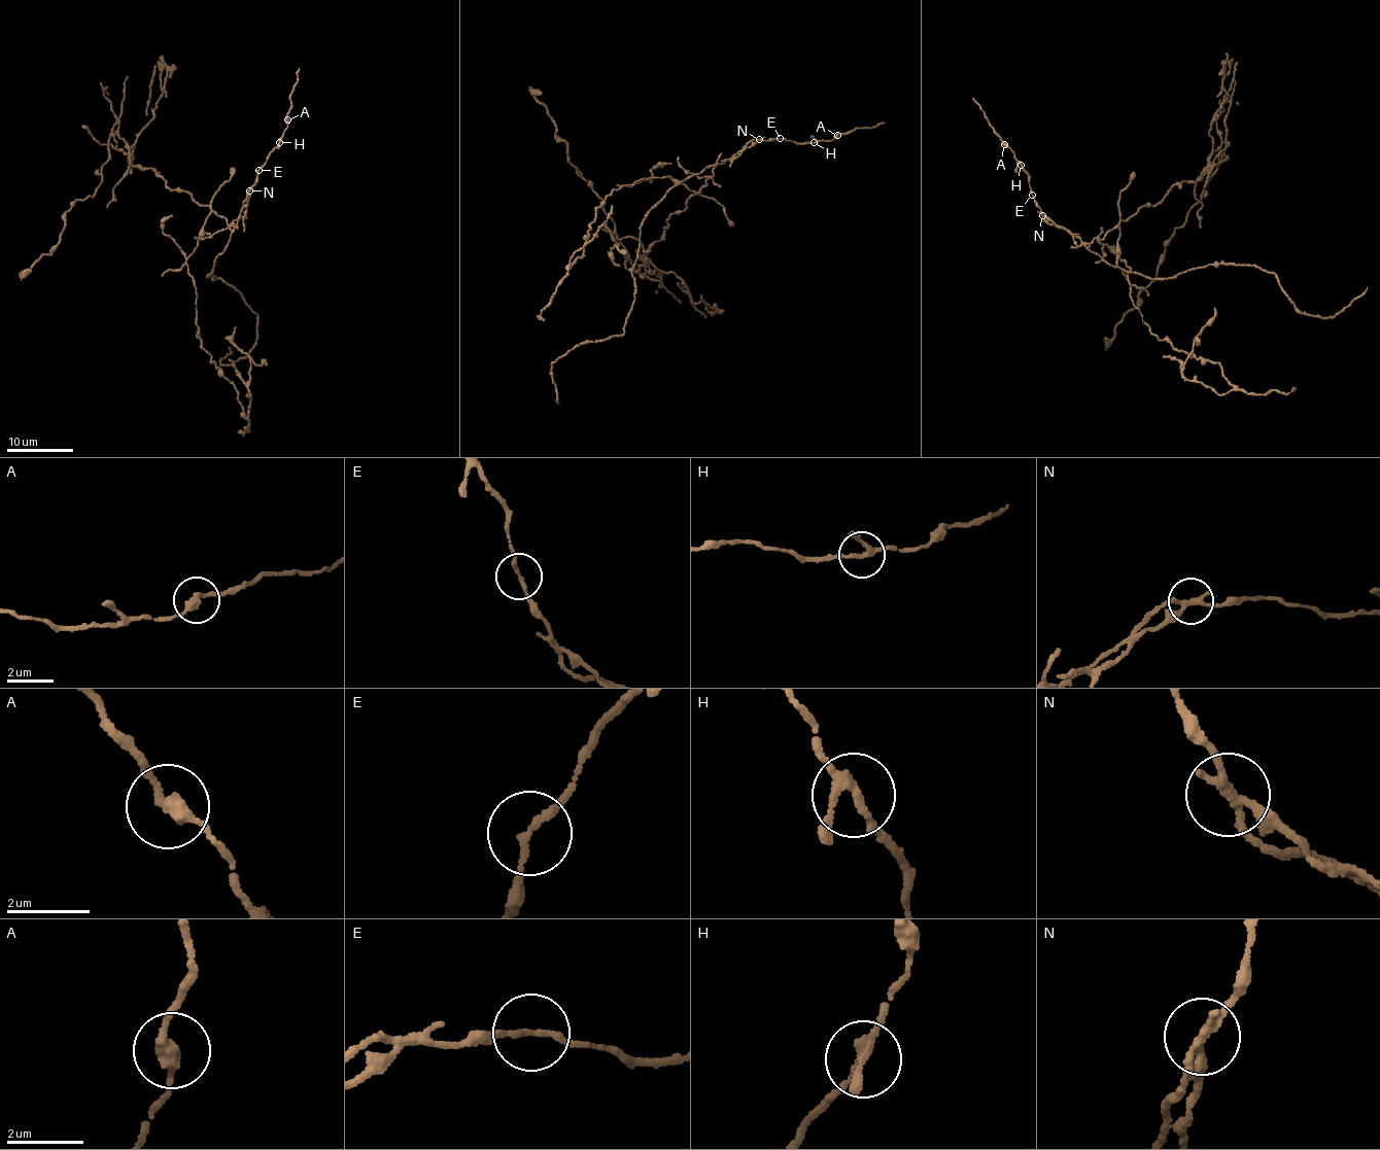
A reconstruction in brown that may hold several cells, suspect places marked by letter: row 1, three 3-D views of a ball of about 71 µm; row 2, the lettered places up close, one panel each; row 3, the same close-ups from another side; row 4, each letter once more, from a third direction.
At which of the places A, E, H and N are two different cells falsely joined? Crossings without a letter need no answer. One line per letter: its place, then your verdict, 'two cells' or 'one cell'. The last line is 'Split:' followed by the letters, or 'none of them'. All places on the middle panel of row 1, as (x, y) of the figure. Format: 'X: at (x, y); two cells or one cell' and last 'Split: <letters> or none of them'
A: at (837, 135); one cell
E: at (780, 138); one cell
H: at (814, 142); one cell
N: at (759, 139); two cells
Split: N

